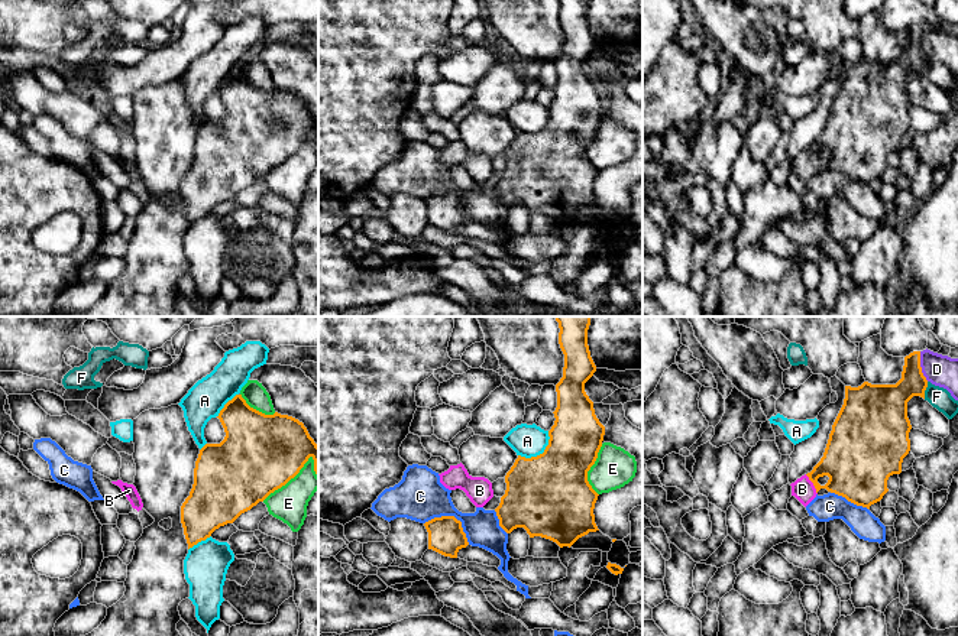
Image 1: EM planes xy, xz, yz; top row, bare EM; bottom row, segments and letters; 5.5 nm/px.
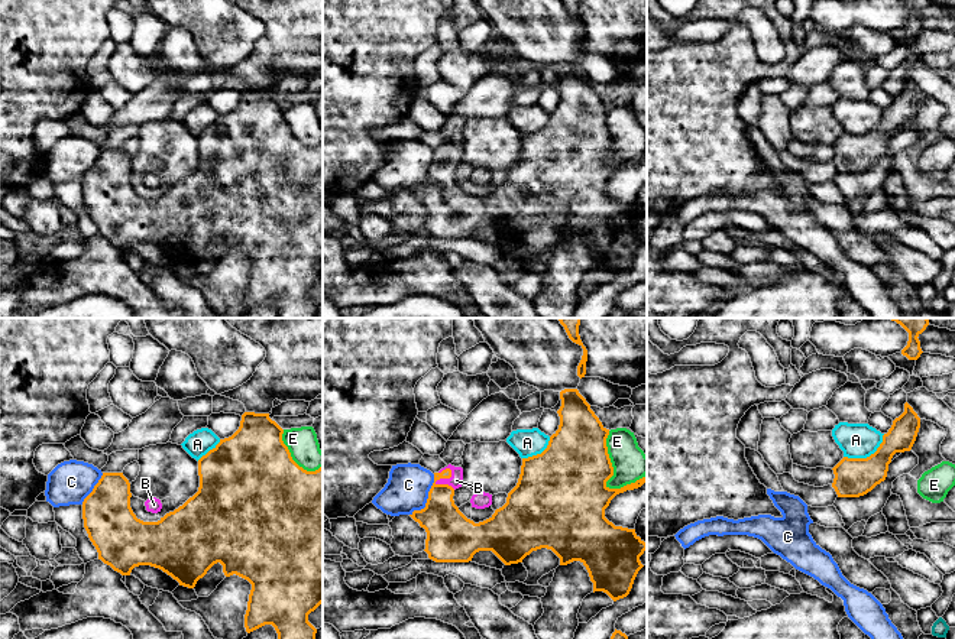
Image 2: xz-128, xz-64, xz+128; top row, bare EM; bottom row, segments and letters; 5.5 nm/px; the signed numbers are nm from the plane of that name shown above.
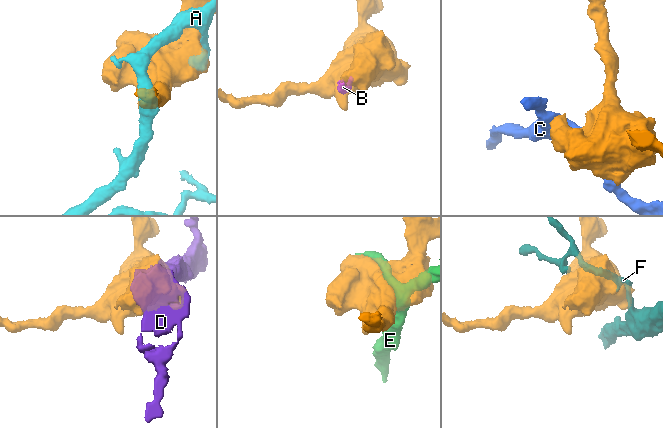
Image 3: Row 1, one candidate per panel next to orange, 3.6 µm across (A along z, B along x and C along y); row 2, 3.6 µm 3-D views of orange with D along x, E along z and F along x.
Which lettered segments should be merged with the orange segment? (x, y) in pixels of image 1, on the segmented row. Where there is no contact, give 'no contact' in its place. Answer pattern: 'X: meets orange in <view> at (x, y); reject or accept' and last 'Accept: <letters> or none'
A: meets orange in xz at (540, 454); reject
B: meets orange in yz at (814, 484); accept
C: meets orange in xz at (453, 516); reject
D: meets orange in yz at (919, 366); reject
E: meets orange in xy at (288, 480); reject
F: meets orange in yz at (923, 390); reject
Accept: B

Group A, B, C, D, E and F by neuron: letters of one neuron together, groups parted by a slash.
A / B / C / D / E / F

